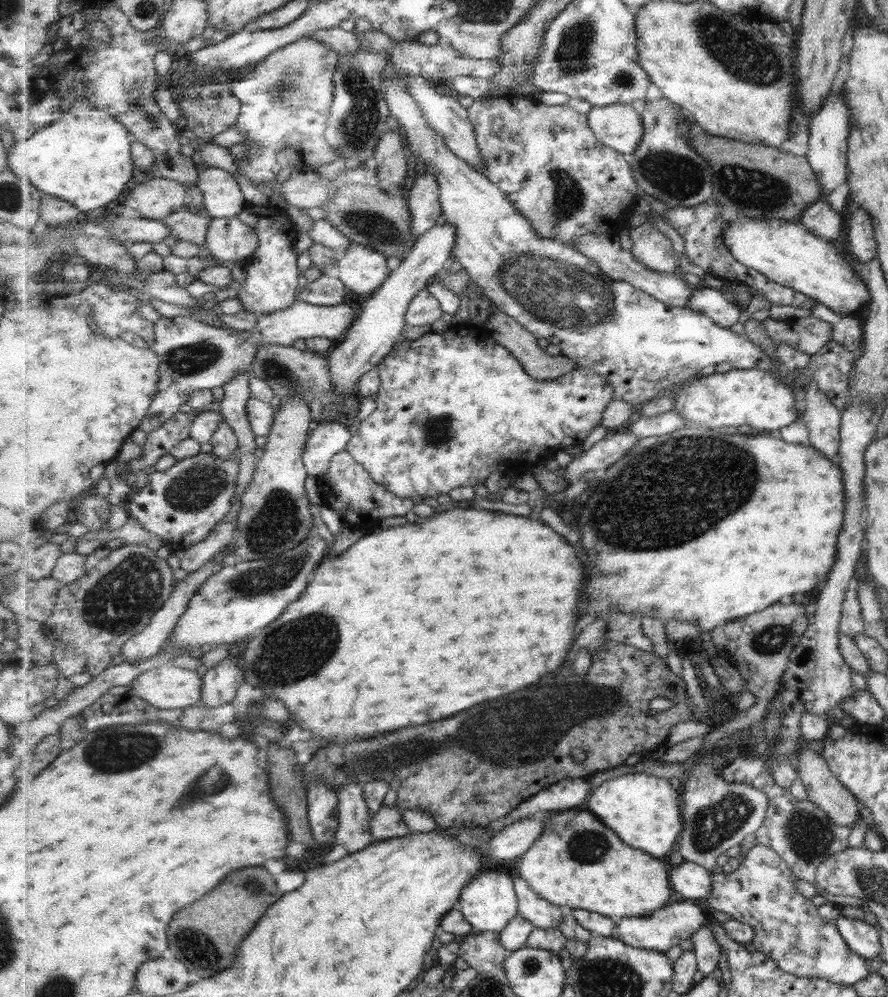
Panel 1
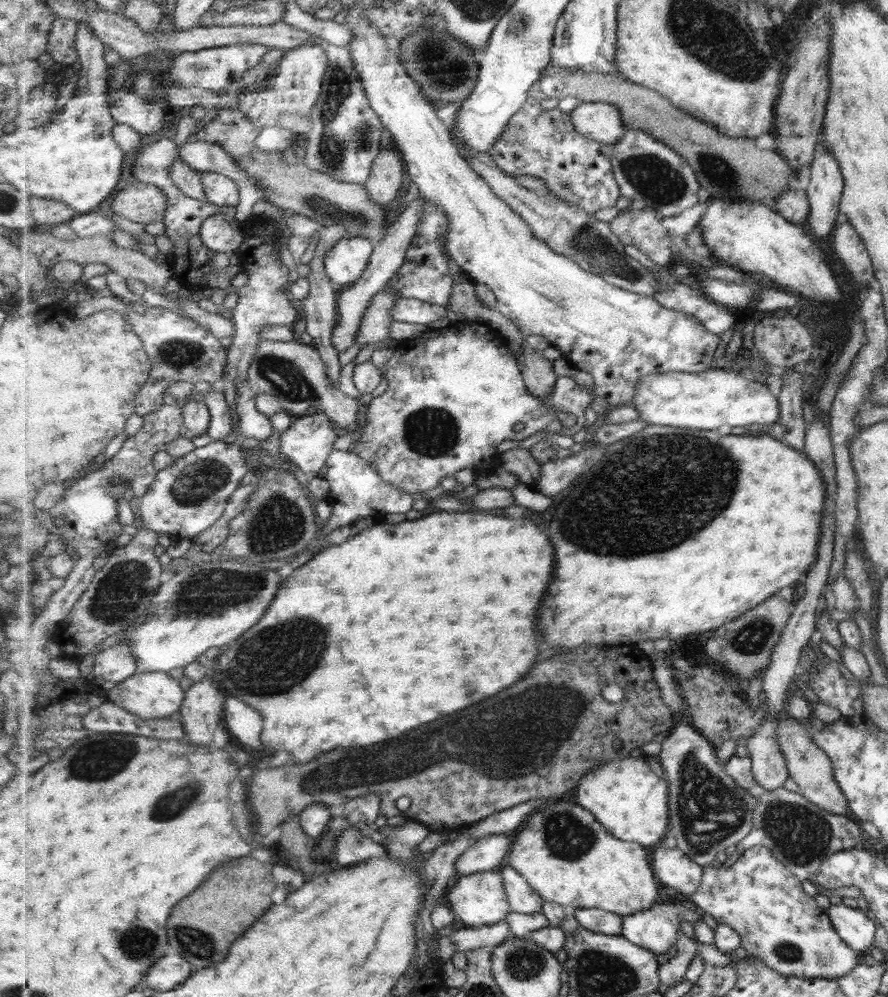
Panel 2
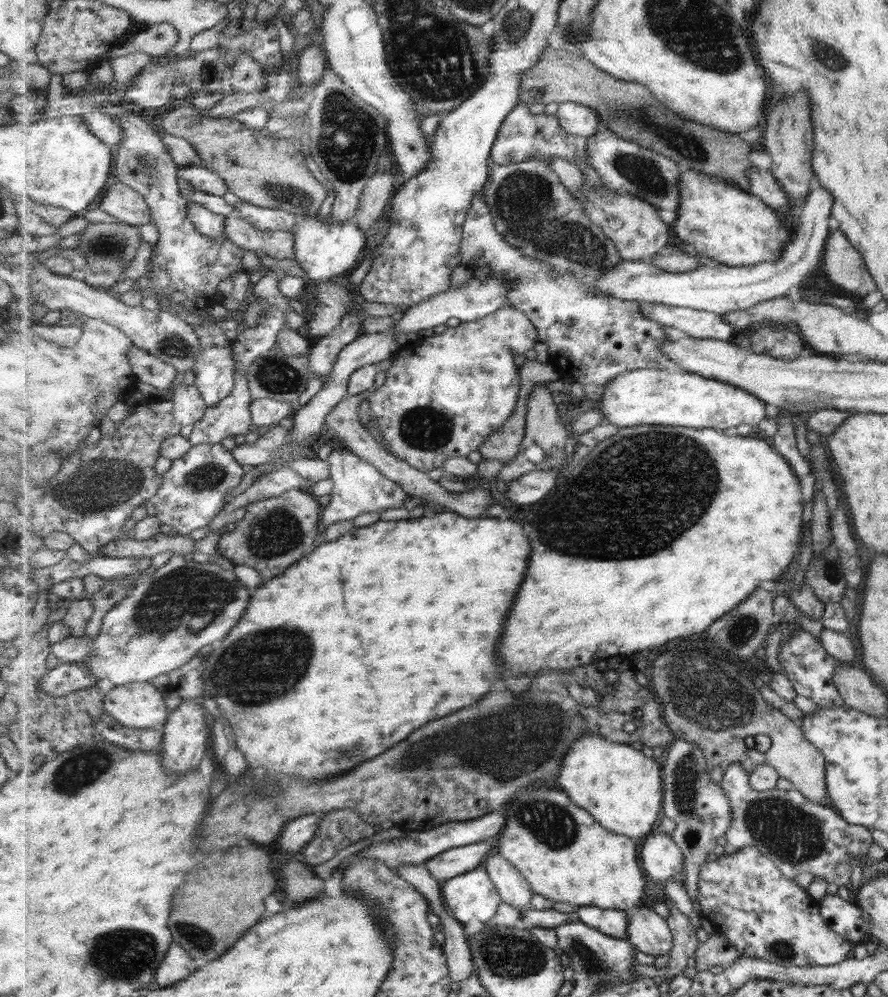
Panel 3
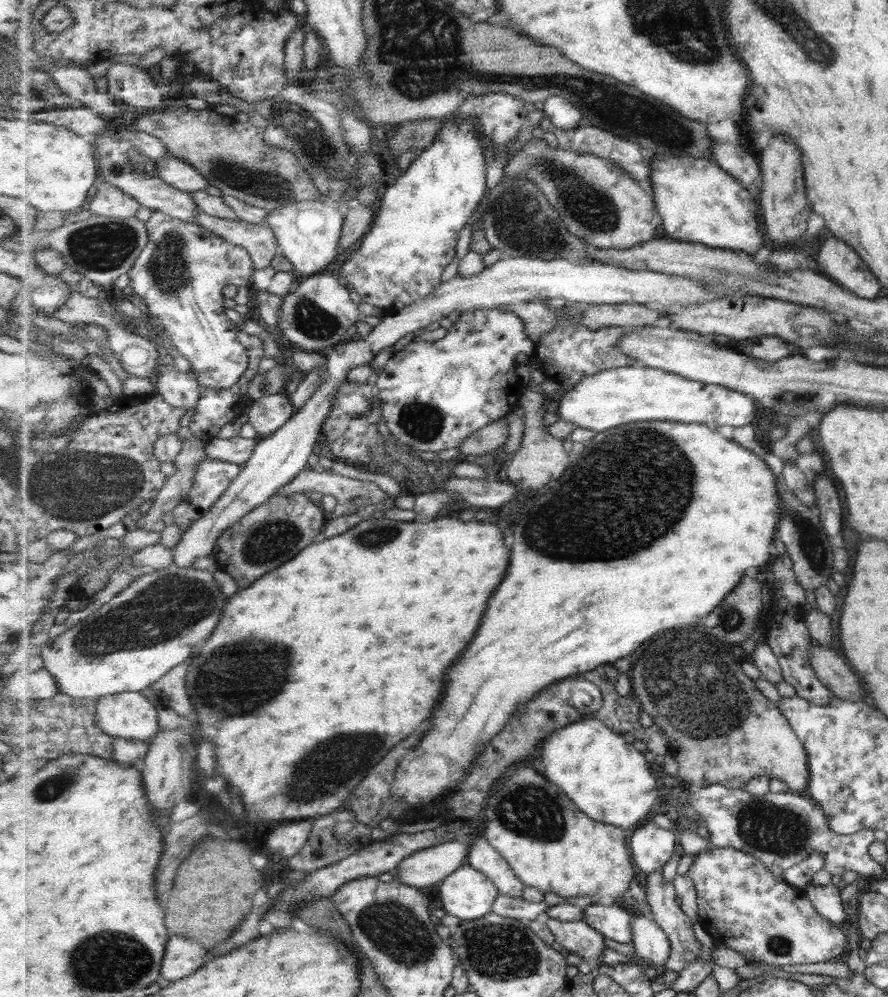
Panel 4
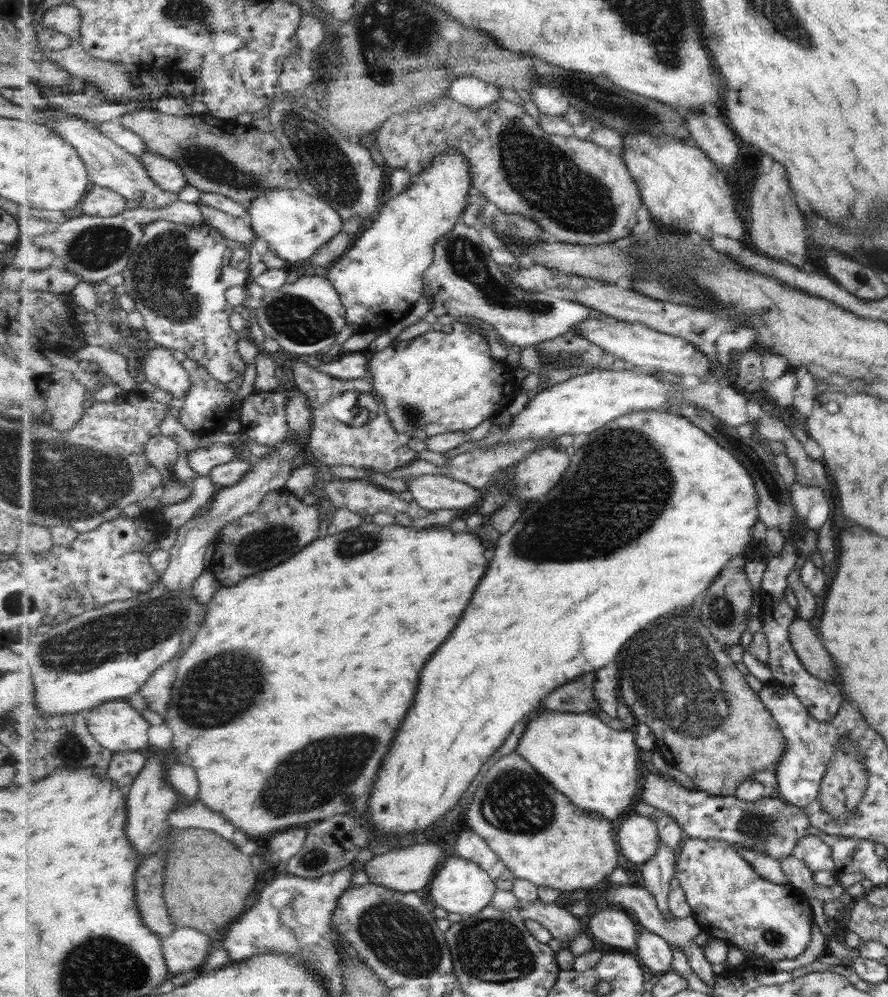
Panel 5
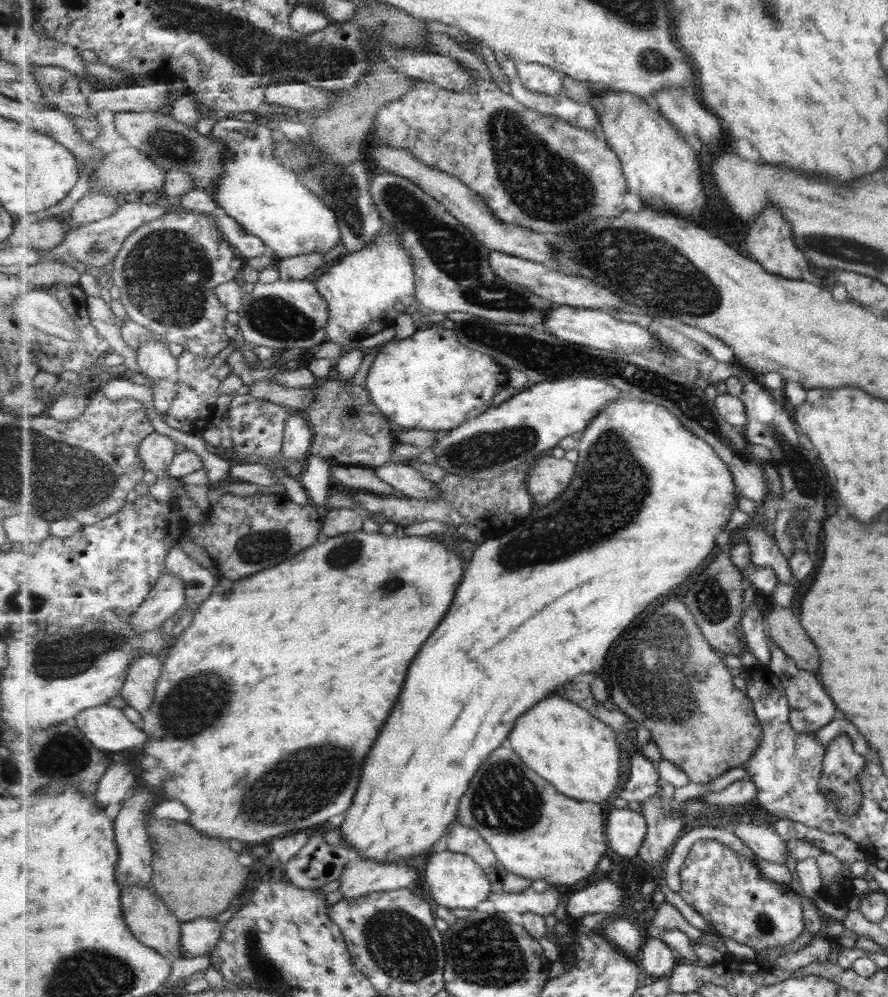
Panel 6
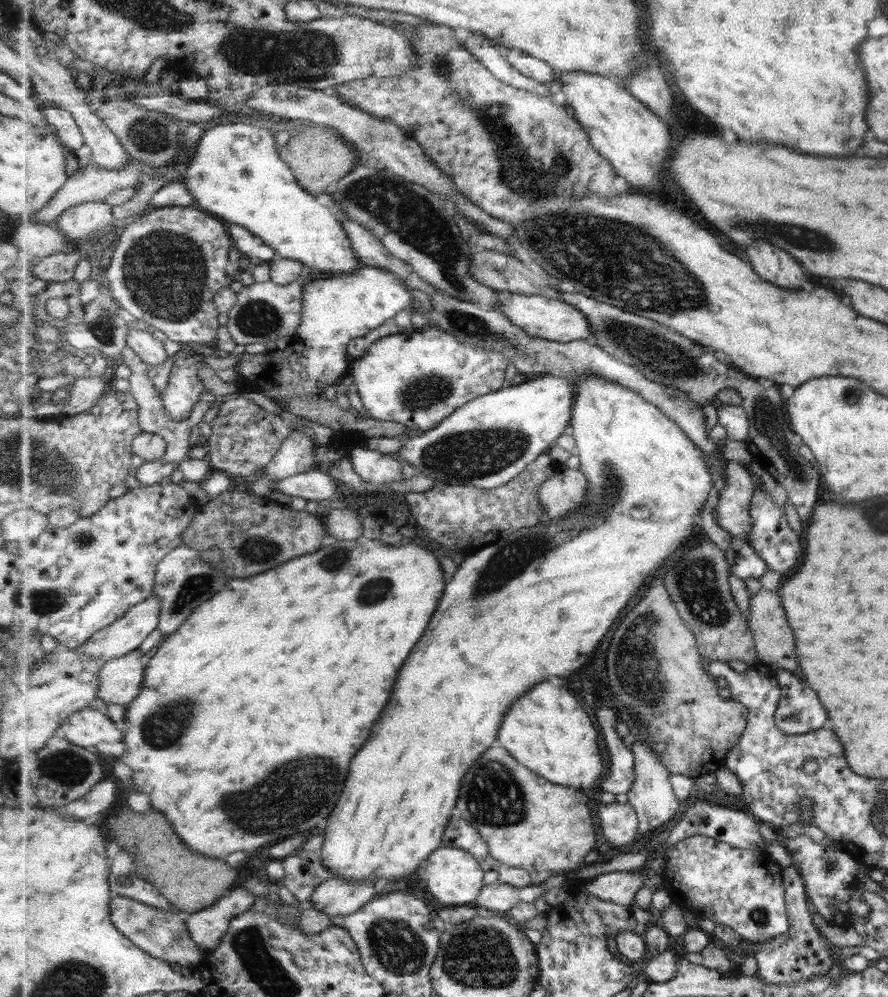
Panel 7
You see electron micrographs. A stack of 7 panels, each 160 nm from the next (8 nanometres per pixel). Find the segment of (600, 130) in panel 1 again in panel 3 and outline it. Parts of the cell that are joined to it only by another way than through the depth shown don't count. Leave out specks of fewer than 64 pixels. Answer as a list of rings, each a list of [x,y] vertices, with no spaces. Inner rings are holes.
[[[563,102],[556,112],[559,122],[567,132],[575,136],[590,137],[598,133],[599,113],[591,107],[578,103]]]

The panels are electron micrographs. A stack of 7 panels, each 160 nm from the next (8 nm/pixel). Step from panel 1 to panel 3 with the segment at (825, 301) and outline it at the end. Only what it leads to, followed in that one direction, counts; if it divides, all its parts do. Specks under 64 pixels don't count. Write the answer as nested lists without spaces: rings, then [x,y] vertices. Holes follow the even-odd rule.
[[[753,167],[746,172],[750,192],[720,176],[708,175],[698,170],[685,171],[680,176],[680,207],[676,223],[672,226],[682,242],[693,245],[705,259],[713,263],[729,266],[751,266],[759,263],[775,262],[785,252],[785,246],[793,239],[793,233],[783,226],[782,212],[788,209],[789,199],[786,190],[778,183],[770,171]]]

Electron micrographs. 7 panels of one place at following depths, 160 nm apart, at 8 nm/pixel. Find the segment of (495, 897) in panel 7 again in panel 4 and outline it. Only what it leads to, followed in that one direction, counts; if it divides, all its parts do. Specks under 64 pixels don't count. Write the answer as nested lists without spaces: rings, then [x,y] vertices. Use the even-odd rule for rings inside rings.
[[[544,916],[543,919],[544,924],[547,924],[549,929],[552,930],[556,942],[564,948],[564,951],[579,956],[581,961],[585,960],[585,962],[595,966],[599,962],[599,956],[607,949],[607,946],[605,946],[605,939],[607,938],[603,937],[603,934],[598,929],[589,926],[585,920],[564,921],[549,916]]]

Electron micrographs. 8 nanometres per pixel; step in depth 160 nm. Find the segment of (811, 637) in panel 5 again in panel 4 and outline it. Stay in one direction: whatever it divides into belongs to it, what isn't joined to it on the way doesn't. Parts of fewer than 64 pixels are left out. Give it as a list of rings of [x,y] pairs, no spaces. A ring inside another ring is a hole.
[[[812,640],[810,661],[815,676],[834,693],[834,697],[850,701],[863,698],[863,688],[859,684],[859,678],[849,670],[843,658],[833,650],[829,650],[829,647],[819,645]]]

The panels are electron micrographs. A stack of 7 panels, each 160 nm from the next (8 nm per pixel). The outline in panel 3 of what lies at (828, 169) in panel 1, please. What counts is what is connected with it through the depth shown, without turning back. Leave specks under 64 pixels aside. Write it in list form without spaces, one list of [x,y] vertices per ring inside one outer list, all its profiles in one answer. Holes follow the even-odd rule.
[[[820,185],[810,192],[805,207],[798,218],[793,239],[785,246],[785,252],[775,262],[759,263],[751,266],[729,266],[723,263],[705,264],[689,272],[672,273],[648,260],[628,261],[623,259],[617,266],[605,271],[594,281],[599,292],[612,294],[623,300],[638,300],[641,303],[656,302],[667,306],[693,308],[725,314],[747,310],[760,302],[787,295],[801,285],[817,264],[823,240],[827,238],[827,220],[833,199],[831,193]]]

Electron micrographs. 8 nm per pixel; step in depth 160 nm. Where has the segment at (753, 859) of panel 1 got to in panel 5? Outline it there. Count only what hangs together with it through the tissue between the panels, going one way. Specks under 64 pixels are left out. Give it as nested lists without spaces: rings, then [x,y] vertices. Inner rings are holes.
[[[685,837],[677,855],[676,877],[702,932],[709,938],[725,940],[730,946],[745,950],[768,964],[797,958],[807,950],[807,944],[811,942],[811,902],[802,890],[791,884],[765,880],[727,841]]]

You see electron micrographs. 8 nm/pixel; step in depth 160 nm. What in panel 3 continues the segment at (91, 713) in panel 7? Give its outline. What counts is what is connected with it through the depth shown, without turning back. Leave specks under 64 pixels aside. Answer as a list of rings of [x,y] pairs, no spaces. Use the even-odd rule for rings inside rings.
[[[131,682],[125,686],[113,687],[106,696],[104,709],[123,726],[137,729],[158,729],[164,727],[170,714],[163,700],[164,692],[149,682]]]

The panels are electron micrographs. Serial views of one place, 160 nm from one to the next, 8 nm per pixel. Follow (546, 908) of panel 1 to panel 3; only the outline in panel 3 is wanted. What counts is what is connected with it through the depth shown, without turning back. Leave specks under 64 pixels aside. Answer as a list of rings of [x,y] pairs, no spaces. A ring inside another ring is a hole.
[[[492,855],[485,860],[483,867],[494,880],[502,900],[525,910],[535,894],[525,875],[513,866],[503,855]]]

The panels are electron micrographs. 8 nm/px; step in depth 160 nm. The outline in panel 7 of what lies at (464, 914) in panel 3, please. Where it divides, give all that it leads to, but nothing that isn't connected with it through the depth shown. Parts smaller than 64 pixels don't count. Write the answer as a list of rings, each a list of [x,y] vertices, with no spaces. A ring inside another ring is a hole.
[[[439,847],[433,855],[427,859],[424,868],[423,880],[426,881],[427,890],[433,898],[437,898],[439,904],[475,905],[482,888],[486,885],[482,865],[472,852],[462,848]]]

